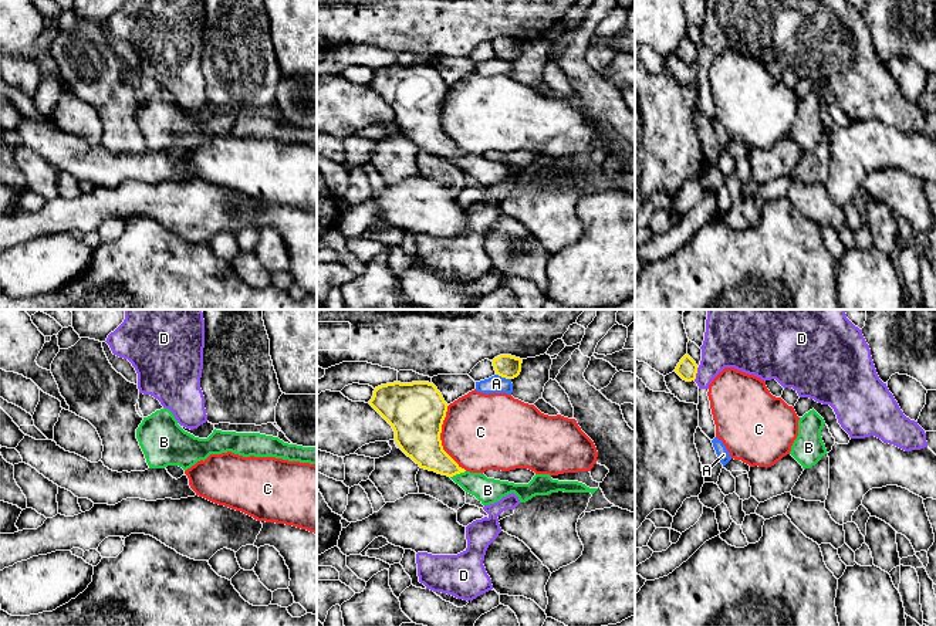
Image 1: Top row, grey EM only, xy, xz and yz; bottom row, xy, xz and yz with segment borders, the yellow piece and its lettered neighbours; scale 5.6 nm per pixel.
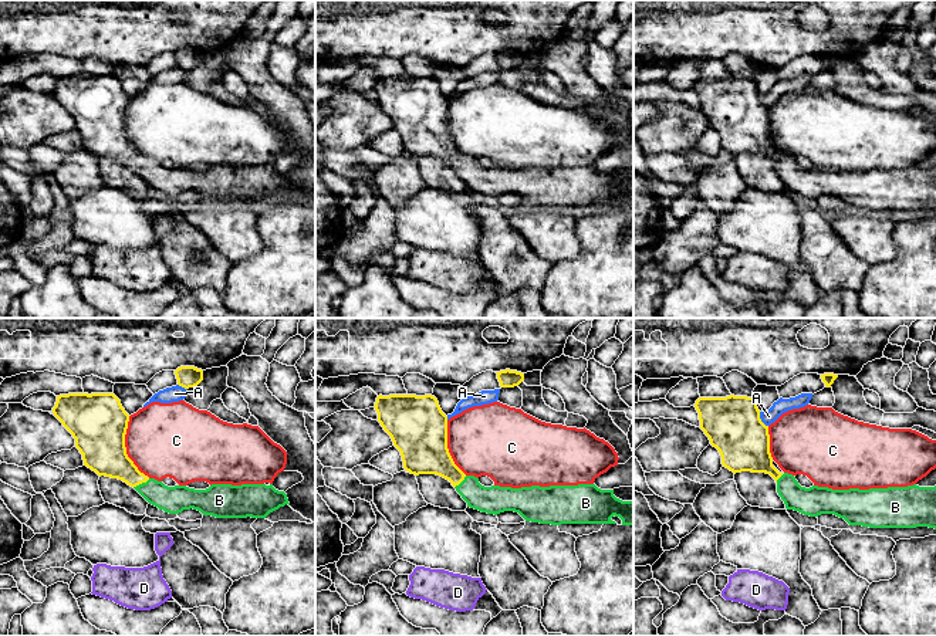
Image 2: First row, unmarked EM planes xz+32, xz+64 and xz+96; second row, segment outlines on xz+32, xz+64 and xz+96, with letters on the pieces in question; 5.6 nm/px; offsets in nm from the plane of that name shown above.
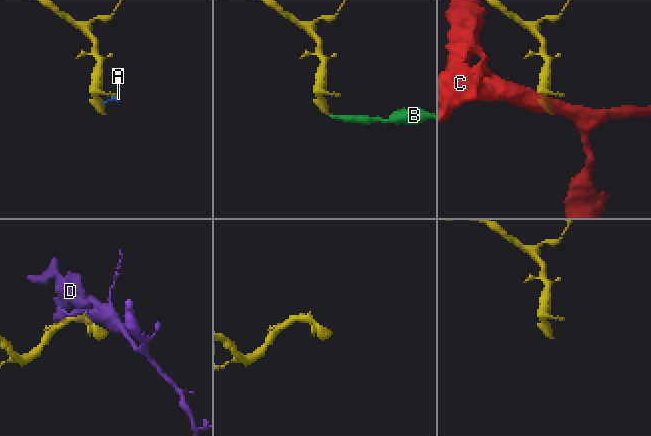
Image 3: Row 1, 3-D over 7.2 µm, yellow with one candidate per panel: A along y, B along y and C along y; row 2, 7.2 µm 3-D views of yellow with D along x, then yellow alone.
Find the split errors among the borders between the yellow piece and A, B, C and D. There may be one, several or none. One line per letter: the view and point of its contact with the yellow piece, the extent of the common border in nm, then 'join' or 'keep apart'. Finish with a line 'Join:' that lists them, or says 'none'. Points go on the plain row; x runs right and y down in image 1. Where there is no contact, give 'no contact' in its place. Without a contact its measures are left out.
A: contact xz (503, 58); length 90 nm; keep apart
B: contact xz (458, 155); length 100 nm; join
C: contact xz (439, 121); length 400 nm; keep apart
D: contact yz (696, 54); length 80 nm; keep apart
Join: B

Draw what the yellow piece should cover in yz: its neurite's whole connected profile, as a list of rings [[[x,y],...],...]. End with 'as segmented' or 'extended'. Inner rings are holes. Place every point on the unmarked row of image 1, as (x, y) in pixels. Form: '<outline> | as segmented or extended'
[[[686,35],[680,44],[677,45],[675,54],[686,64],[692,64],[696,61],[697,47],[696,44]]] | as segmented

